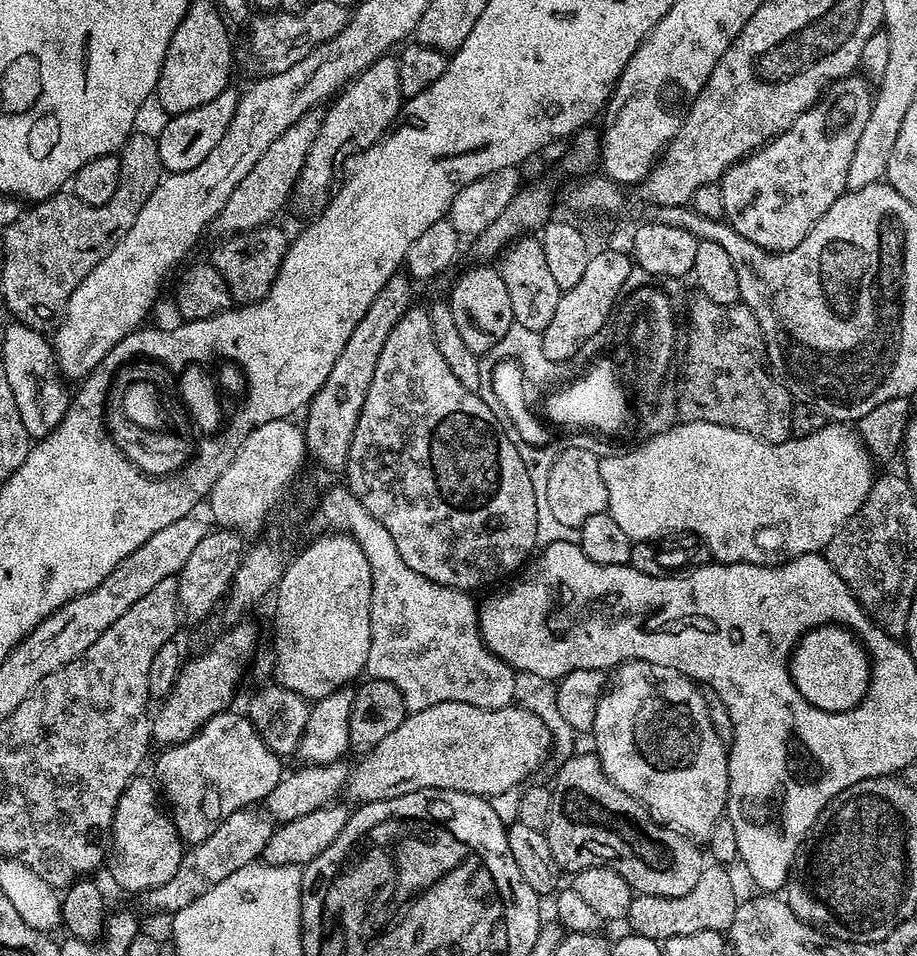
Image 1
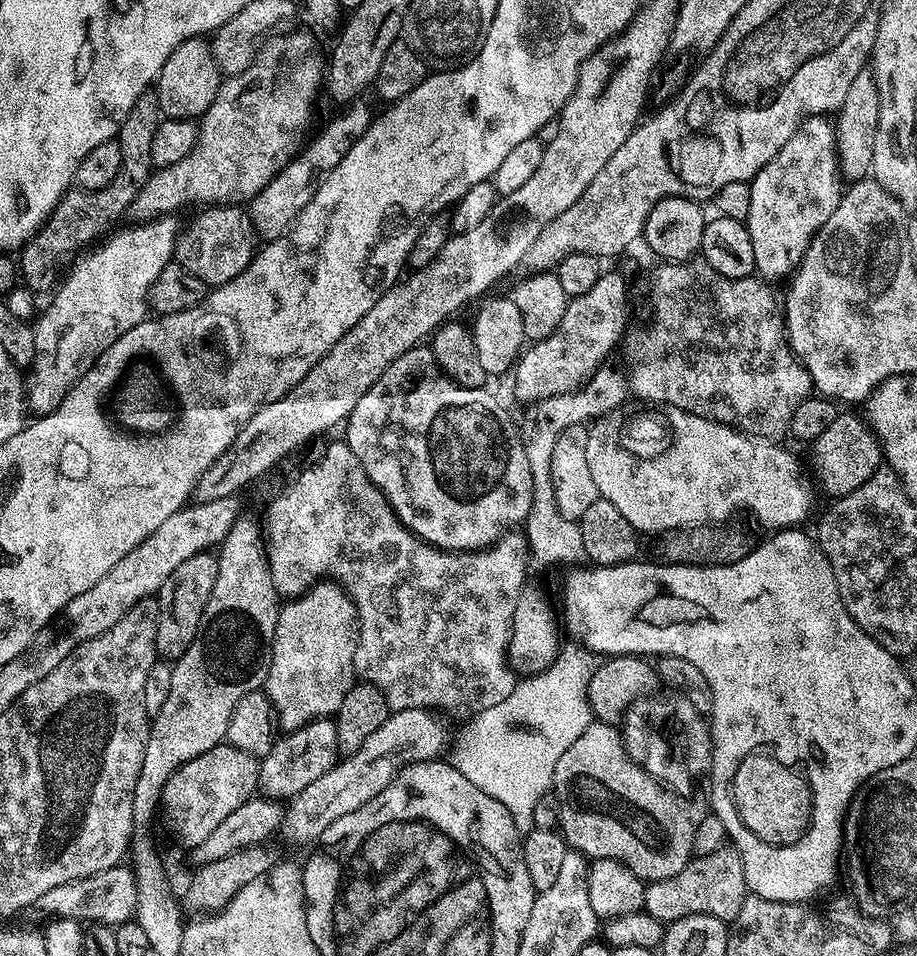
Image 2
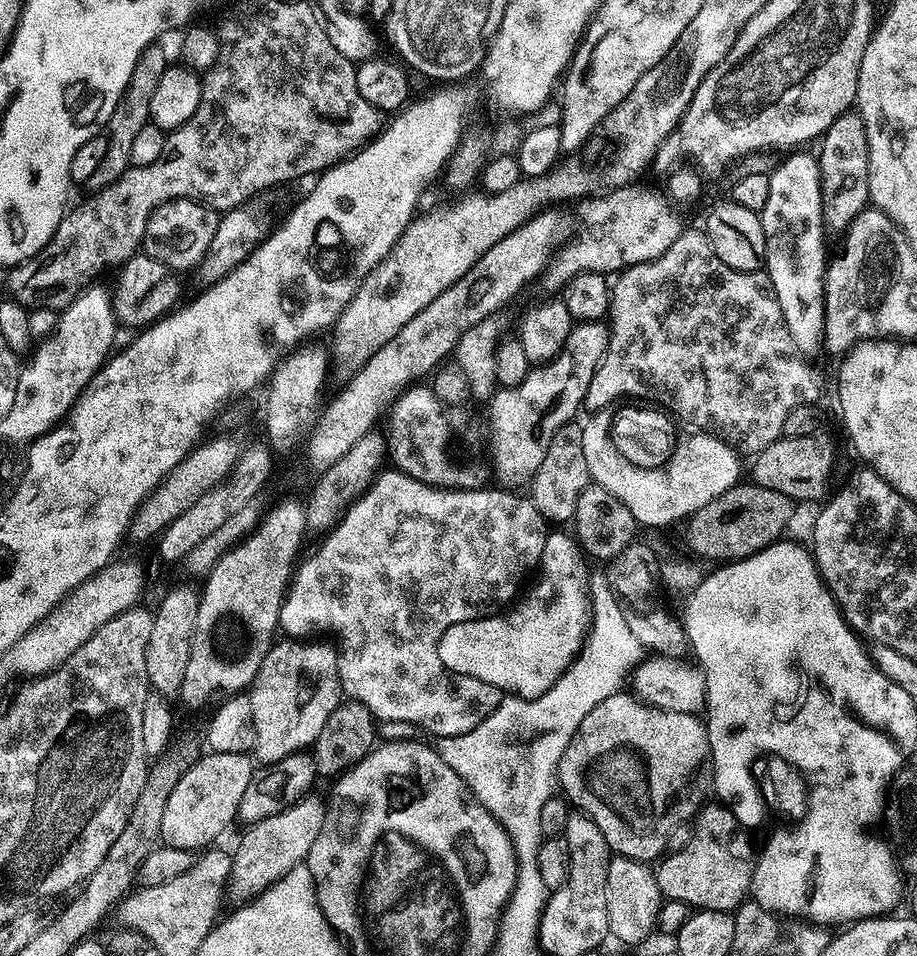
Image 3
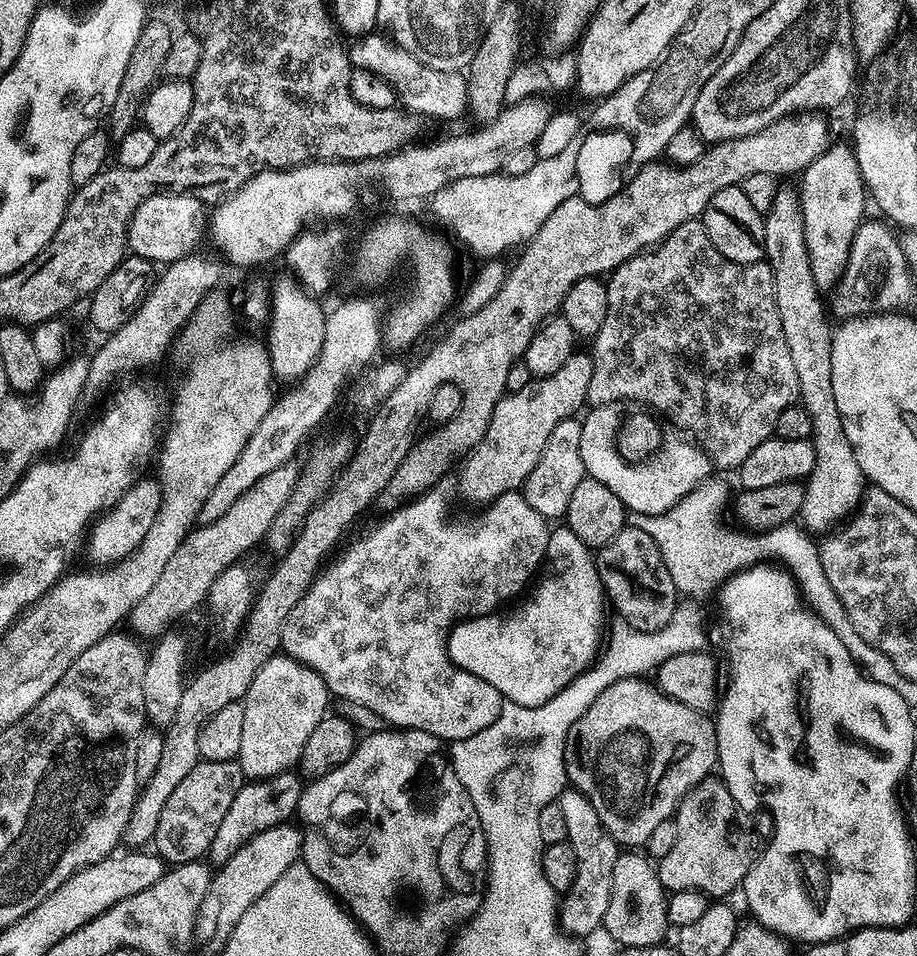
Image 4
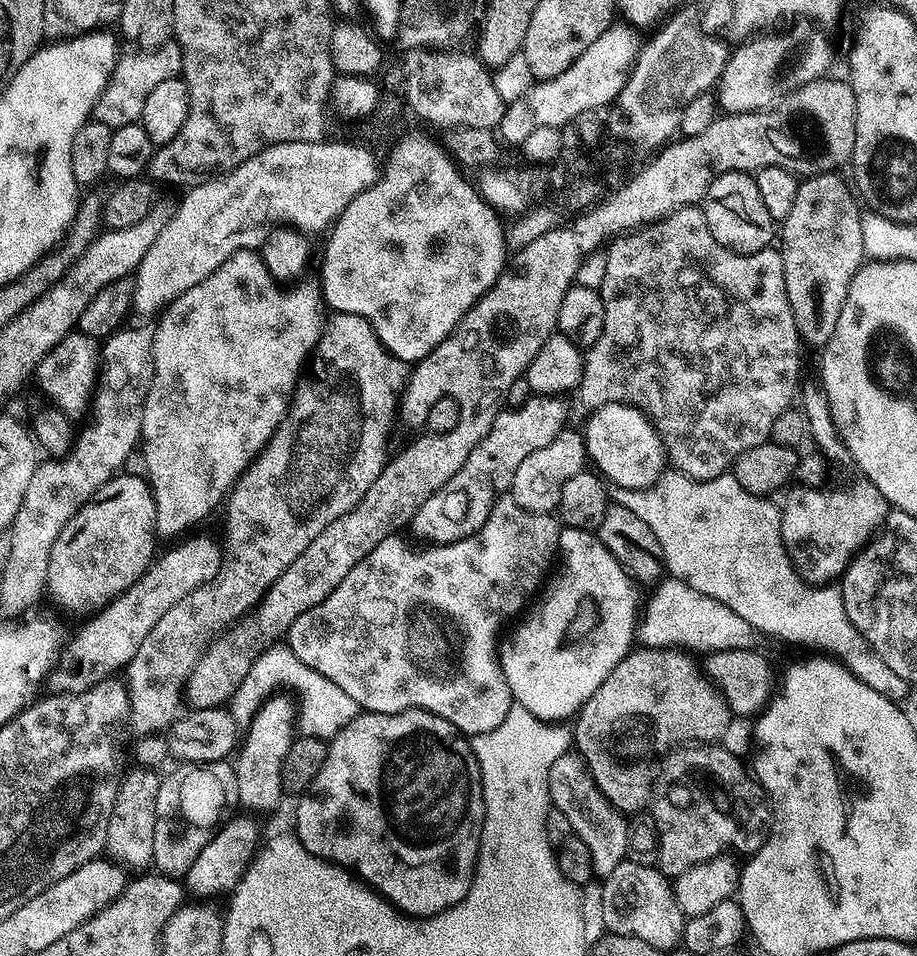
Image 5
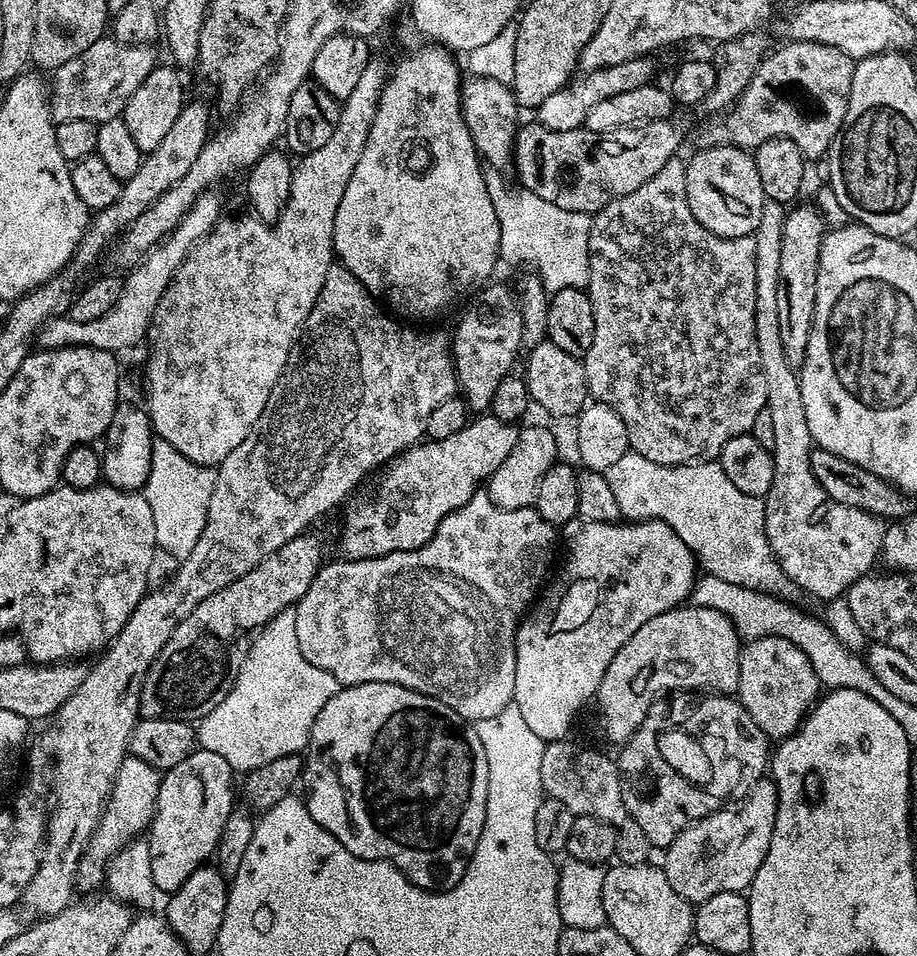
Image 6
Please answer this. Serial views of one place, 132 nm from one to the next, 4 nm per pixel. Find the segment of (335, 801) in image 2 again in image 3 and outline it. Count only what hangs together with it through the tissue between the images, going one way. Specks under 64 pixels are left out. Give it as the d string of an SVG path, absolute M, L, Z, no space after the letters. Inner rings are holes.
M309 794L286 810L270 814L270 818L262 818L256 824L247 825L243 829L244 837L236 844L236 852L231 853L231 895L233 892L240 902L254 898L294 870L294 866L305 863L310 846L314 846L314 838L318 838L322 830L325 815L325 801L323 804L316 794Z

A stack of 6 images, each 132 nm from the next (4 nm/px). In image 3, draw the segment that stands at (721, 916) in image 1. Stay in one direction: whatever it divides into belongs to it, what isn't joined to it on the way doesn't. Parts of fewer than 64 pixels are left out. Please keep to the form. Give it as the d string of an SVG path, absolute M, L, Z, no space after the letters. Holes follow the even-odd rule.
M705 803L694 817L696 830L692 834L688 845L680 848L676 853L665 855L655 865L656 881L660 887L660 895L664 900L677 900L688 905L692 910L709 908L715 912L732 912L745 903L752 887L752 870L754 867L754 852L752 856L752 844L740 825L740 820L728 808L720 804Z

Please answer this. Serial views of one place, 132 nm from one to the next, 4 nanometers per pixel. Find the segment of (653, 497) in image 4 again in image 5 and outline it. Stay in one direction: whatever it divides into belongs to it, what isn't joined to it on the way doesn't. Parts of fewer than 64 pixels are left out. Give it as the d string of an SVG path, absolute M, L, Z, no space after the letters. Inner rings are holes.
M629 404L619 405L618 410L596 410L591 413L592 421L582 428L584 444L588 447L588 460L594 465L595 471L605 481L617 484L617 489L647 488L648 485L661 475L666 468L664 444L660 441L660 435L656 433L656 427L643 412L632 408Z

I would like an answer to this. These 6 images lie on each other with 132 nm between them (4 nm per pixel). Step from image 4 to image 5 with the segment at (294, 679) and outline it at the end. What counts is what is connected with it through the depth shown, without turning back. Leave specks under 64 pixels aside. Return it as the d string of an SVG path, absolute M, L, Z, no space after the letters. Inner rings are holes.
M274 694L261 704L252 717L252 723L247 725L245 732L248 733L245 736L243 733L242 743L234 756L238 804L241 809L252 814L274 811L280 804L280 796L285 795L282 786L282 762L294 739L294 721L298 712L293 703L291 706L284 696L287 695Z

